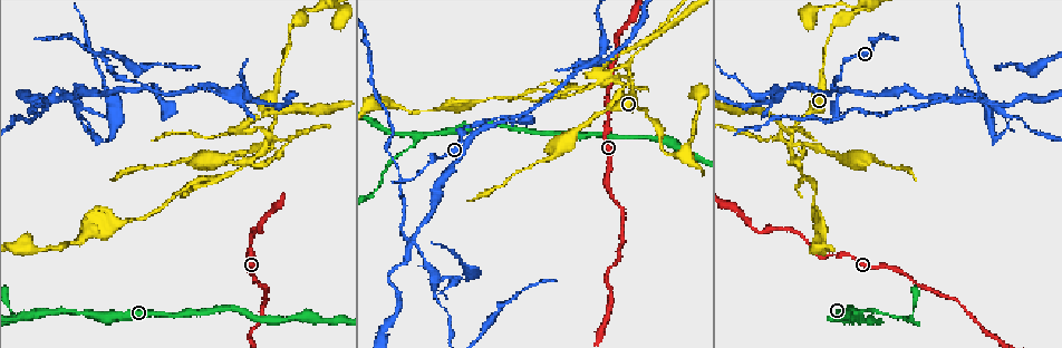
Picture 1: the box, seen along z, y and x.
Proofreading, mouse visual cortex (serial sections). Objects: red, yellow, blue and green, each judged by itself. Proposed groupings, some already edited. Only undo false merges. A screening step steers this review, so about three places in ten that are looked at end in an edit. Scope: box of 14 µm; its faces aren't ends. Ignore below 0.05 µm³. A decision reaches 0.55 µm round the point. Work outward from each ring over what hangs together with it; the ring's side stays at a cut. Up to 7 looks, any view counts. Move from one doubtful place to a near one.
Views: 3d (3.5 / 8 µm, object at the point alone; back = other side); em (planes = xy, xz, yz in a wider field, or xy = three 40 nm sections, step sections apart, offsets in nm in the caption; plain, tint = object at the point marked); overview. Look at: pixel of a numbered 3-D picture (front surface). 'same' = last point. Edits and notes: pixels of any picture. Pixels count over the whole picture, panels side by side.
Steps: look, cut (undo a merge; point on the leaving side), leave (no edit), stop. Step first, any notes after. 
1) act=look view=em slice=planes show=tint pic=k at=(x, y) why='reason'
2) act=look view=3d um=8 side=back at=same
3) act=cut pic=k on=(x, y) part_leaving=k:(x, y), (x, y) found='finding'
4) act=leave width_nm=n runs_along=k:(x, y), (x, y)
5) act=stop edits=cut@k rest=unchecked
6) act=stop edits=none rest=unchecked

act=look view=3d um=3.5 pic=1 at=(853, 309) why='three-way junction'

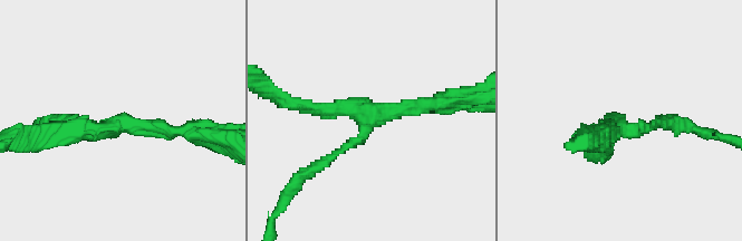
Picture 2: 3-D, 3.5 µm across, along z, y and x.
act=look view=em slice=xy step=2 show=plain pic=2 at=(620, 123) arms=3 arm_widths_nm=100,200,250 why='need the tissue'

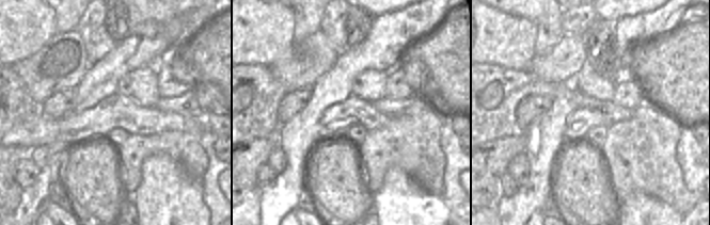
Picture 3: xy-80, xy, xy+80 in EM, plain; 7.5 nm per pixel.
act=look view=em slice=xy step=2 show=tint at=same

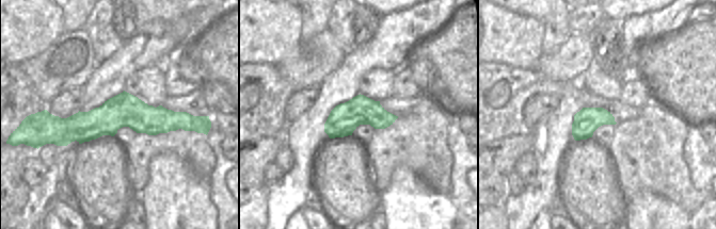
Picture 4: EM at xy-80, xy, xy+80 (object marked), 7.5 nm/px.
act=leave width_nm=220 runs_along=4:(189, 117), (50, 120) found='continuous, no second cell'

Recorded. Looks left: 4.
act=look view=3d um=3.5 pic=1 at=(904, 316) why='a fork'

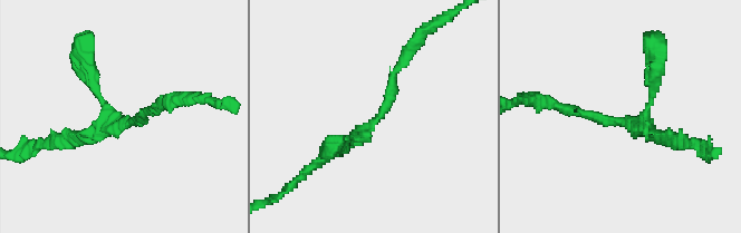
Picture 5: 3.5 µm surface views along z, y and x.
act=look view=em slice=xy step=3 show=tint pic=5 at=(375, 120) arms=3 arm_widths_nm=150,150,200

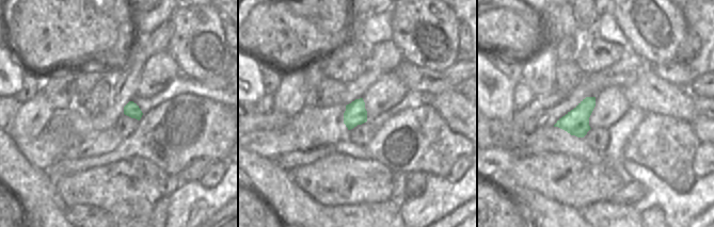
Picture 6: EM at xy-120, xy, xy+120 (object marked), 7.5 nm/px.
act=leave runs_along=5:(569, 109), (641, 119), (655, 71) found='all the same cell'

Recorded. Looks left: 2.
act=look view=3d um=3.5 pic=1 at=(502, 117)

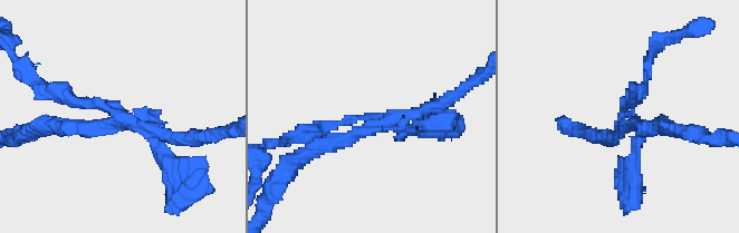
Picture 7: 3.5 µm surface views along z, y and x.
act=look view=em slice=xy step=1 show=tint pic=7 at=(124, 121) arms=4 arm_widths_nm=150,150,150,250

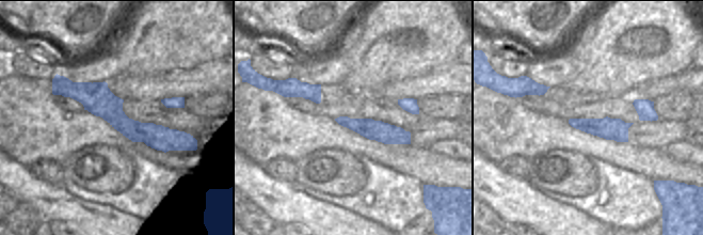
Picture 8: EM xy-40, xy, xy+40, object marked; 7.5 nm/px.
act=cut pic=7 on=(397, 124) width_nm=150 part_leaving=7:(366, 117), (366, 130), (298, 159) found='a second cell is stuck on'

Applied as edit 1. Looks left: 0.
act=stop edits=cut@7 rest=unchecked

